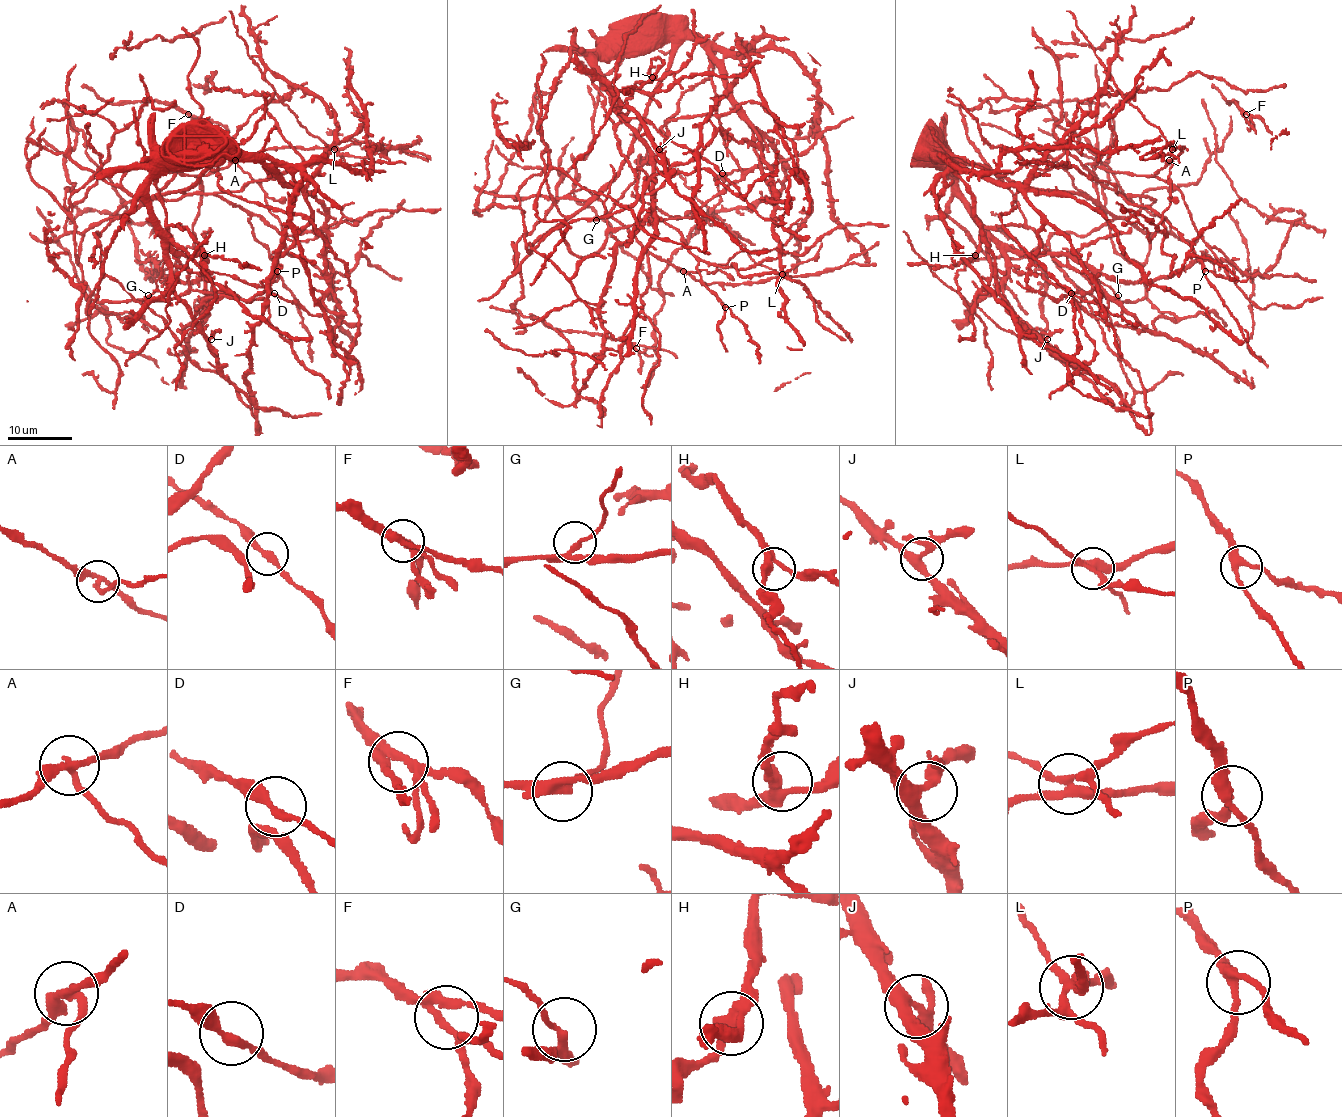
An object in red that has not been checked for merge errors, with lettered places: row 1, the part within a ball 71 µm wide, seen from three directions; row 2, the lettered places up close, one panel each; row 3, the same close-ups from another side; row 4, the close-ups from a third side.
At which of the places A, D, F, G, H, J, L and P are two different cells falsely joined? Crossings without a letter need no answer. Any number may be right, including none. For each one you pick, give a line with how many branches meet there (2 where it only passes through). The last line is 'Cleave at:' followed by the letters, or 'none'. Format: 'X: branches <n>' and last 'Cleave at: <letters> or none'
A: branches 3
L: branches 5
Cleave at: A, L

